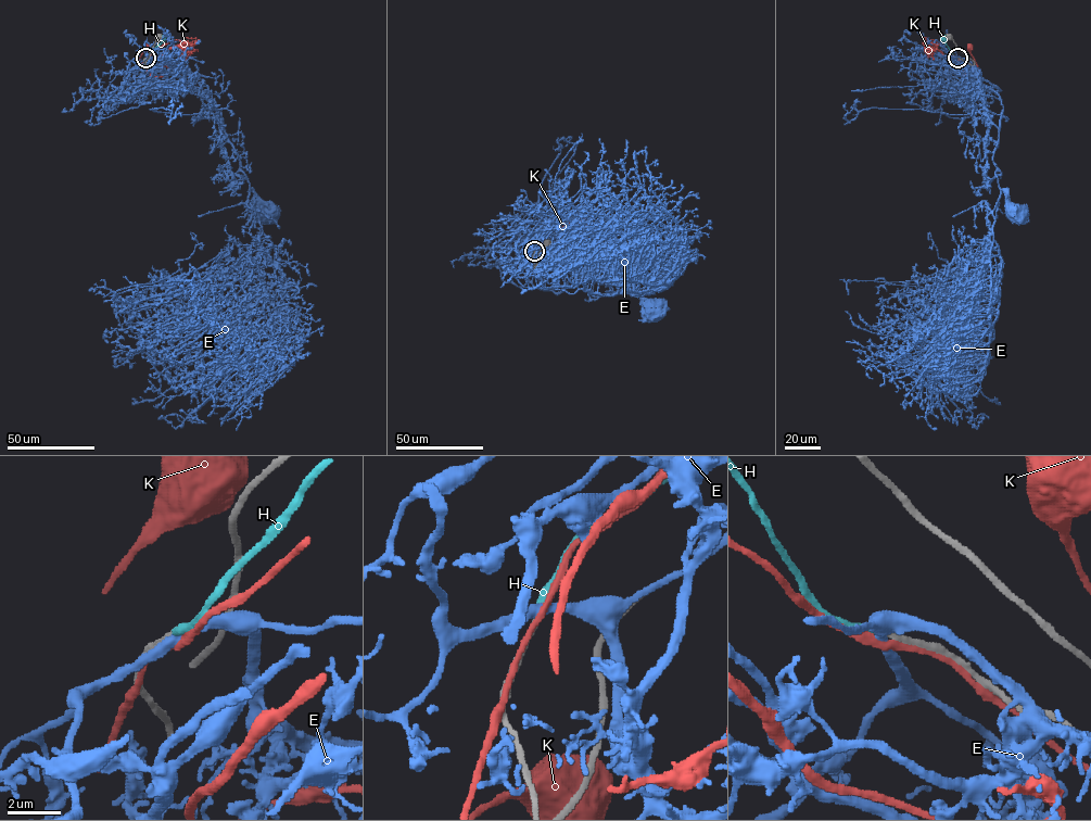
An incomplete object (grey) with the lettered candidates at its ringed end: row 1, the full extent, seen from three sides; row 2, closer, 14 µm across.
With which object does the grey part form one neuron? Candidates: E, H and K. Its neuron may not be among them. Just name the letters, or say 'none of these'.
none of these

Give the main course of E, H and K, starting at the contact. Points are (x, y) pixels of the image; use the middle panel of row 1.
E: (534, 251), (543, 264), (566, 265), (581, 276), (601, 277), (612, 291), (628, 286), (655, 306)
H: (534, 251), (550, 236)
K: (535, 251), (528, 272), (529, 266), (535, 264)

